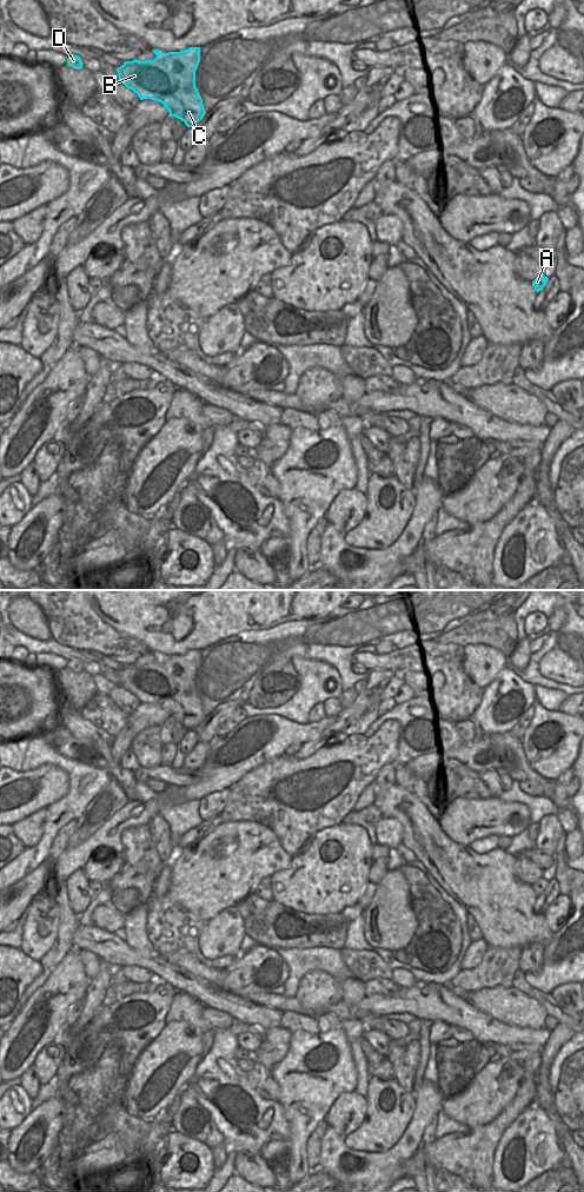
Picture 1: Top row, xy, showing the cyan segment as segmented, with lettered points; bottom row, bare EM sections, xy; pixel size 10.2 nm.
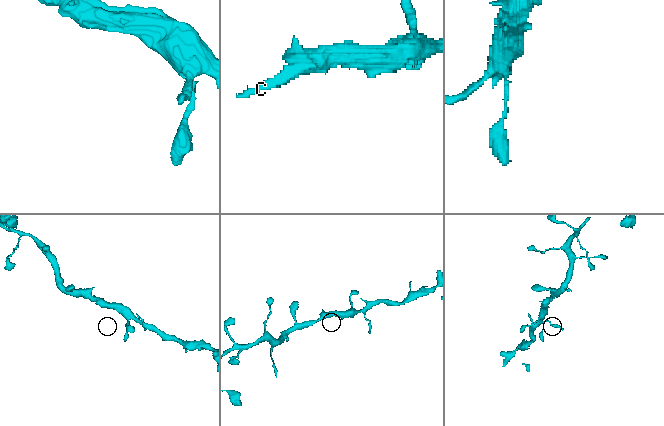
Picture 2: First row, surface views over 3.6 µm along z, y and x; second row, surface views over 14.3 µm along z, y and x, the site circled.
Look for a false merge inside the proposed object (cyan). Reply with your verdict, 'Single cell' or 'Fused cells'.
Single cell.

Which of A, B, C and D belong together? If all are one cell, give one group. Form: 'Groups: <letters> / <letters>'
Groups: A B C D.

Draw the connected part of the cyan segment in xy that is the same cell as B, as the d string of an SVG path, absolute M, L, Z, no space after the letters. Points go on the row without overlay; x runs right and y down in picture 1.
M190 650L180 655L160 656L160 653L153 653L157 658L153 663L125 664L122 669L115 671L119 677L119 684L127 691L138 697L140 703L152 702L161 706L170 715L168 720L175 720L185 726L187 730L194 730L206 714L203 702L195 689L195 674L200 665L200 650Z

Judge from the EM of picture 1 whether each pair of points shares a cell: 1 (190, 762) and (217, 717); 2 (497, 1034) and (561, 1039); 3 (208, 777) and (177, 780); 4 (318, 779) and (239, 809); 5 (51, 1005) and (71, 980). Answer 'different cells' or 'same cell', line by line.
1: same cell
2: different cells
3: different cells
4: same cell
5: same cell

